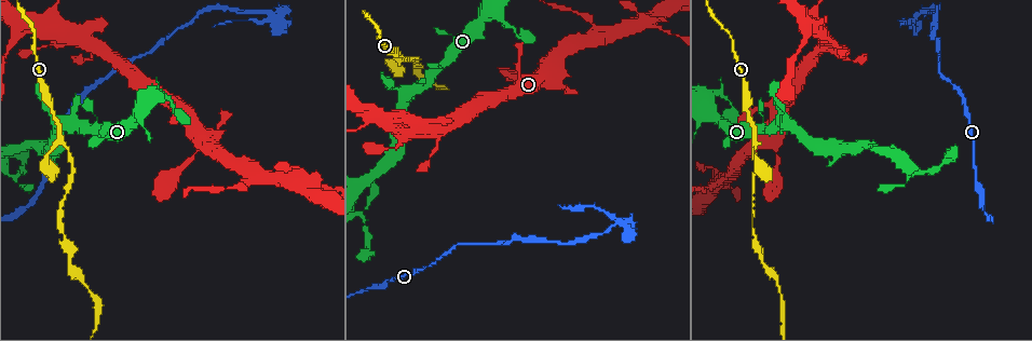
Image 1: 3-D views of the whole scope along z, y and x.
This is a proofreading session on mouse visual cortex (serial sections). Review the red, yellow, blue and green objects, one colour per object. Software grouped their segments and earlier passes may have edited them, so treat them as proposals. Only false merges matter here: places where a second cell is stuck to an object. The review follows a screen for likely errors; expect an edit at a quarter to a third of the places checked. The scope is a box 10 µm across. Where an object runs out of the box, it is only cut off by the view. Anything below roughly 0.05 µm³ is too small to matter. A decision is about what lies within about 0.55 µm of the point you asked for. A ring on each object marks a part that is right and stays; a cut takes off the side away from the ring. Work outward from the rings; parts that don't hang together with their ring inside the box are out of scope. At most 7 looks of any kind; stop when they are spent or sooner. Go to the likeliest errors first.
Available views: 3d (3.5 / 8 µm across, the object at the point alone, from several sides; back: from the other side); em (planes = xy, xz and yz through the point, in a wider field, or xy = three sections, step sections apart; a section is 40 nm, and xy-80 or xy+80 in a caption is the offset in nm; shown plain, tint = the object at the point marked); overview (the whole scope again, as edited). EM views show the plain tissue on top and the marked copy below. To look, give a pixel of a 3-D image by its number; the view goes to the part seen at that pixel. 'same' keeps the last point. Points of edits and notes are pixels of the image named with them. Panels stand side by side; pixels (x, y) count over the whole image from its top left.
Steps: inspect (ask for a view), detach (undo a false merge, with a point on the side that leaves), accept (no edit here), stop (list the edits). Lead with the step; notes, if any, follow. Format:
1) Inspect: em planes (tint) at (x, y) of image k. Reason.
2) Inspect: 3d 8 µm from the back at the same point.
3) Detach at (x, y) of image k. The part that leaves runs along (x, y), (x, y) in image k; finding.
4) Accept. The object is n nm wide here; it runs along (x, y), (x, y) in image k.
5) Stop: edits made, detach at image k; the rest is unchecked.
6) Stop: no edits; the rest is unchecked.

Inspect: 3d 8 µm at (916, 15) of image 1. Sharp bend.

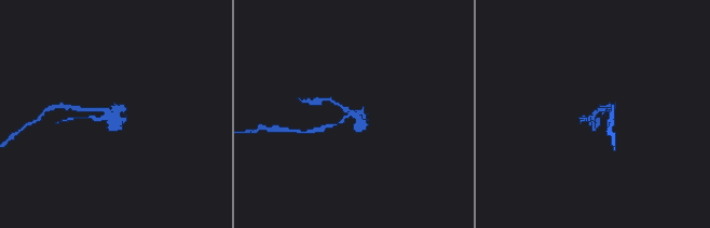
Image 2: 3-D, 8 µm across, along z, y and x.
Inspect: em xy step 1 (tint) at the same point. Shape alone is not enough.

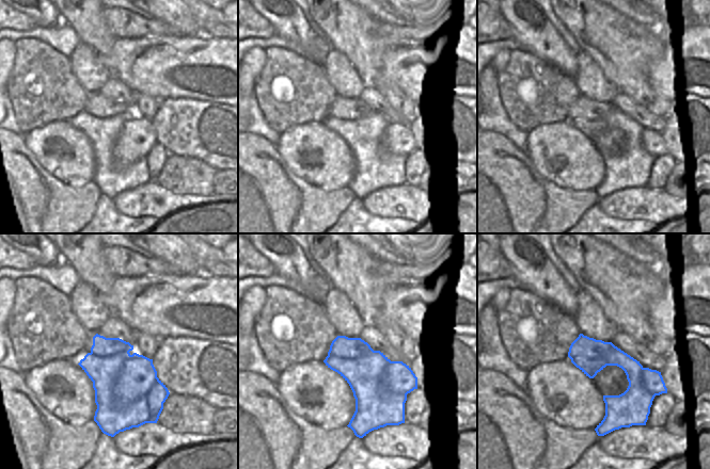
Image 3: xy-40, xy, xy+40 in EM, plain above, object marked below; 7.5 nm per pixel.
Detach at (120, 126) of image 2. A second cell is stuck on.

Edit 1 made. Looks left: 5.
Inspect: overview. Redraw.

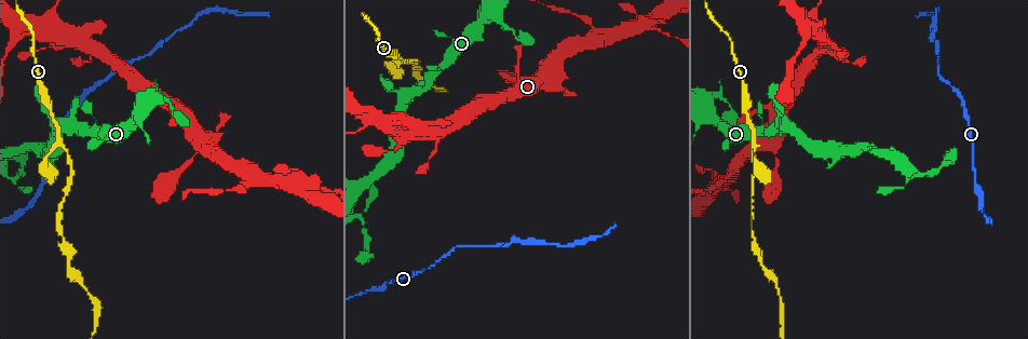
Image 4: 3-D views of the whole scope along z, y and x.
Inspect: em xy step 3 (tint) at (405, 61) of image 4.

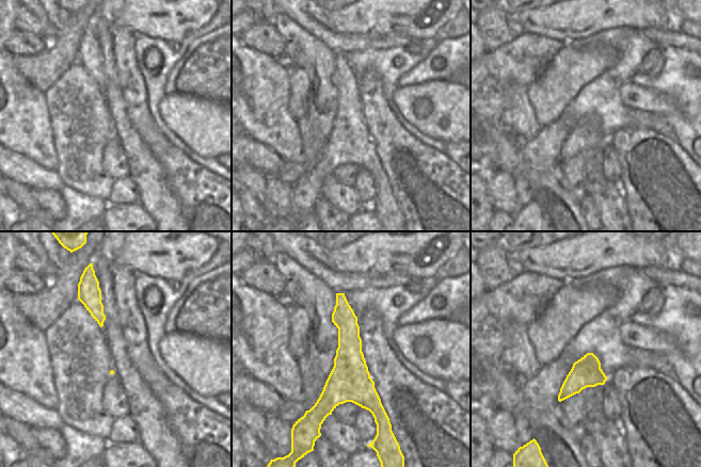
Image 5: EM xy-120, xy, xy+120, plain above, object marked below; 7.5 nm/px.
Inspect: 3d 3.5 µm at the same point.

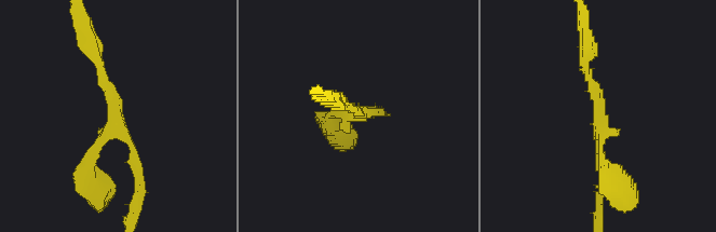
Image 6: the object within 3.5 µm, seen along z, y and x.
Accept. 3 arms meet here; the arms are 100, 150, 200 nm wide; it runs along (338, 295), (350, 380), (378, 416) in image 5; continuous, no second cell.

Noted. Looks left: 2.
Inspect: 3d 3.5 µm at (510, 29) of image 4. Abrupt turn.

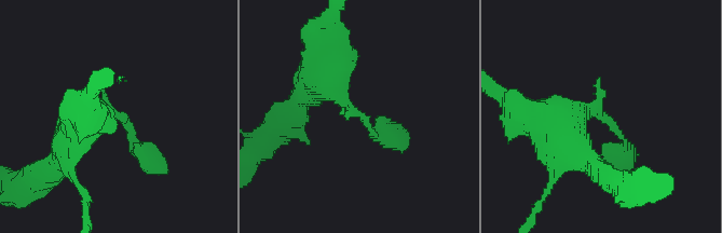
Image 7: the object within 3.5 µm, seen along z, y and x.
Inspect: em xy step 5 (tint) at (356, 111) of image 7.

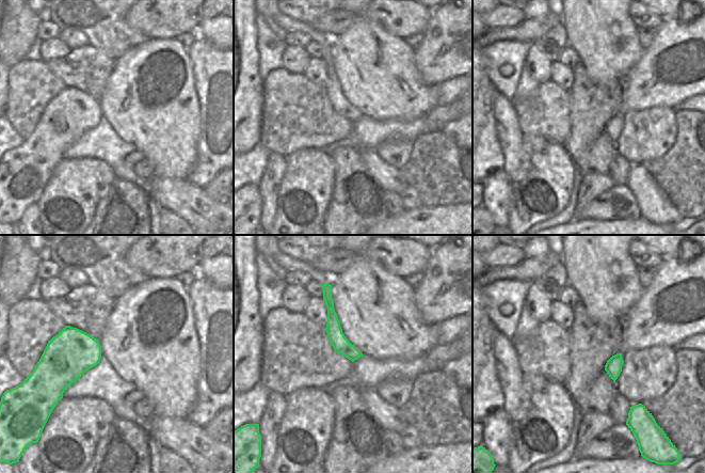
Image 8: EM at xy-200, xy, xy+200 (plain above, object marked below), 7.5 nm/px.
Accept. It runs along (329, 288), (334, 333), (354, 357) in image 8; all the same cell.

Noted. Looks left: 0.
Stop: edits made, detach at image 2; the rest is unchecked.

